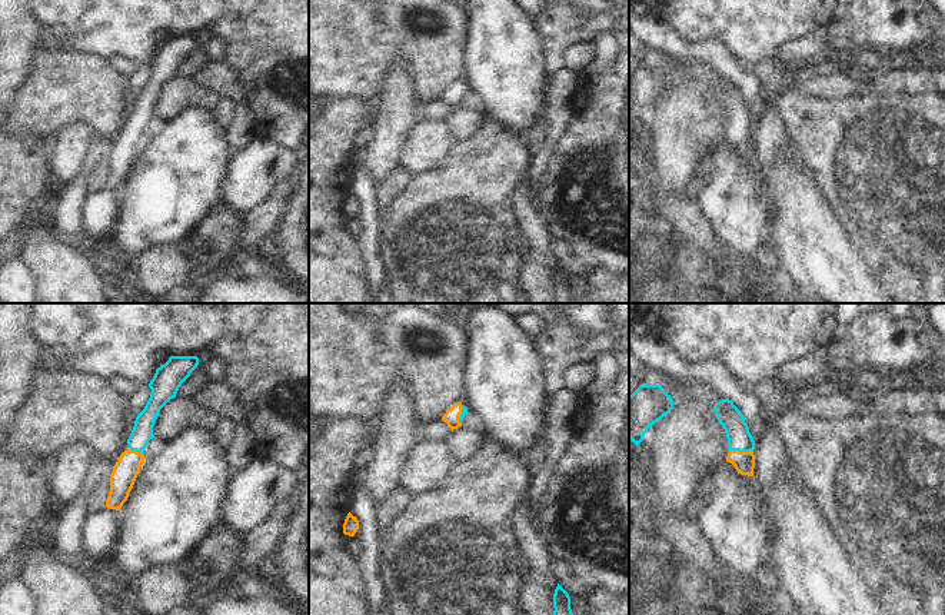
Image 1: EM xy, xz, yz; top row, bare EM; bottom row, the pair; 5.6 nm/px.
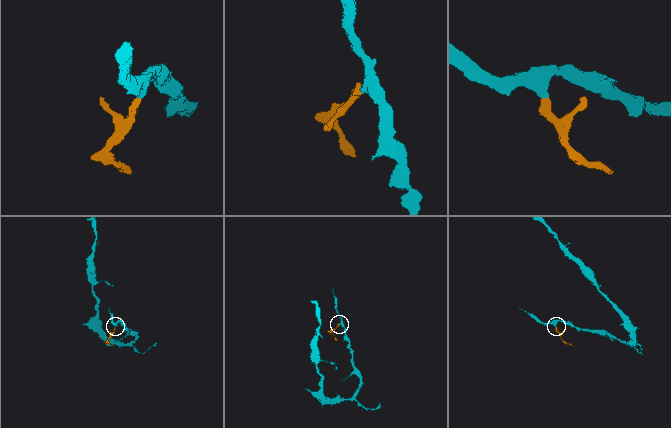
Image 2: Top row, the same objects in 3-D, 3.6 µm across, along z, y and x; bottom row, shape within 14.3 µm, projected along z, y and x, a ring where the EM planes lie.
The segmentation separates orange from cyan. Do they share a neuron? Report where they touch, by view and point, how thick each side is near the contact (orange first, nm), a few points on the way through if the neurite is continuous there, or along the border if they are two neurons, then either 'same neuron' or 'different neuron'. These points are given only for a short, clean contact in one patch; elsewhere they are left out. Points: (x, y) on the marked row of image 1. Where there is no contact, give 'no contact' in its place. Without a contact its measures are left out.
contact yz (741, 452); calibres 120 and 140 nm; way yz (744, 462), (741, 452), (738, 435); same neuron

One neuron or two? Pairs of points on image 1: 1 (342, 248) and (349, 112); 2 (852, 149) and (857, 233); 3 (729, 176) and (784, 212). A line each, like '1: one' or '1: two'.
1: one
2: one
3: two

